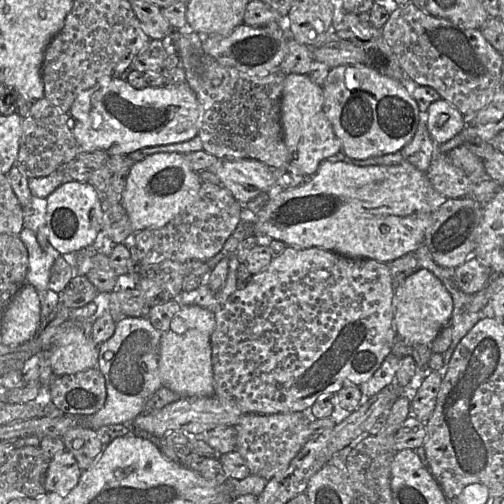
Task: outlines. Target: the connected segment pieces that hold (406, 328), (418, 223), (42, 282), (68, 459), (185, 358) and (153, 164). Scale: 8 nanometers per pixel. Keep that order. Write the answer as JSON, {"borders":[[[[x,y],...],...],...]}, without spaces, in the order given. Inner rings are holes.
{"borders":[[[[420,268],[394,289],[393,321],[396,338],[407,345],[430,345],[449,324],[453,311],[452,298],[442,282],[430,271]]],[[[324,160],[319,165],[315,174],[305,177],[303,183],[293,189],[283,189],[277,184],[268,192],[269,202],[256,214],[256,221],[253,224],[252,234],[265,234],[274,240],[283,241],[288,247],[293,248],[317,248],[324,251],[334,252],[344,257],[353,259],[371,259],[382,263],[389,263],[408,253],[415,253],[416,249],[424,244],[426,230],[432,219],[432,192],[427,174],[418,170],[411,163],[402,161],[396,165],[370,165],[356,166],[344,162],[330,162]]],[[[24,227],[19,234],[28,251],[28,271],[26,284],[36,288],[38,292],[47,290],[50,281],[51,269],[55,260],[47,254],[39,245],[34,231],[29,227]]],[[[69,451],[54,456],[45,477],[45,488],[49,493],[67,495],[78,483],[82,470]]],[[[183,305],[170,327],[161,335],[159,374],[163,386],[182,397],[215,396],[211,335],[216,321],[213,311],[198,305]]],[[[155,153],[135,162],[128,171],[121,201],[130,219],[133,233],[164,227],[194,203],[201,184],[198,173],[190,168],[180,153]]]]}

